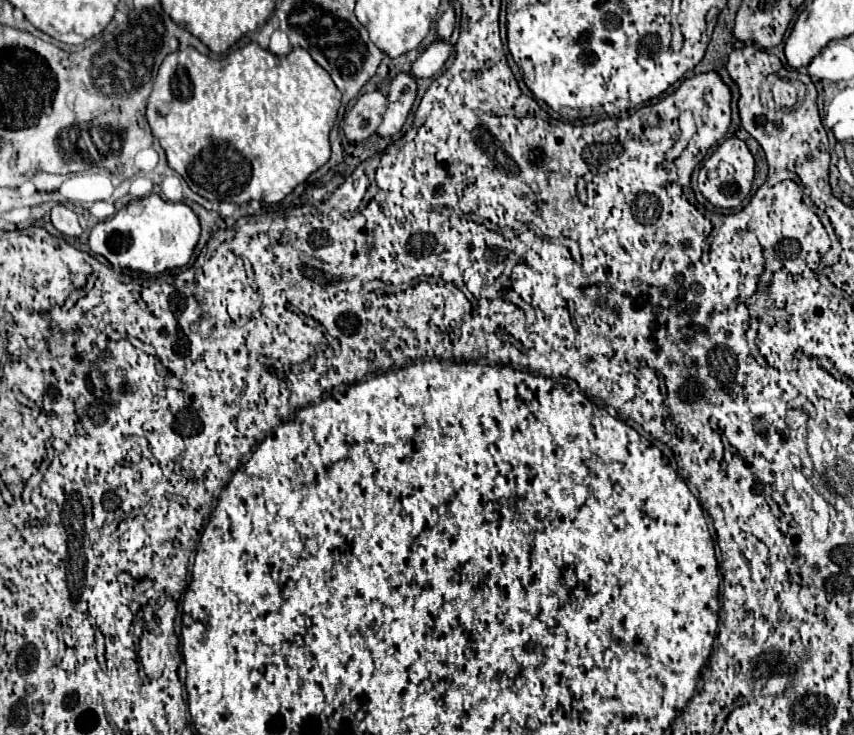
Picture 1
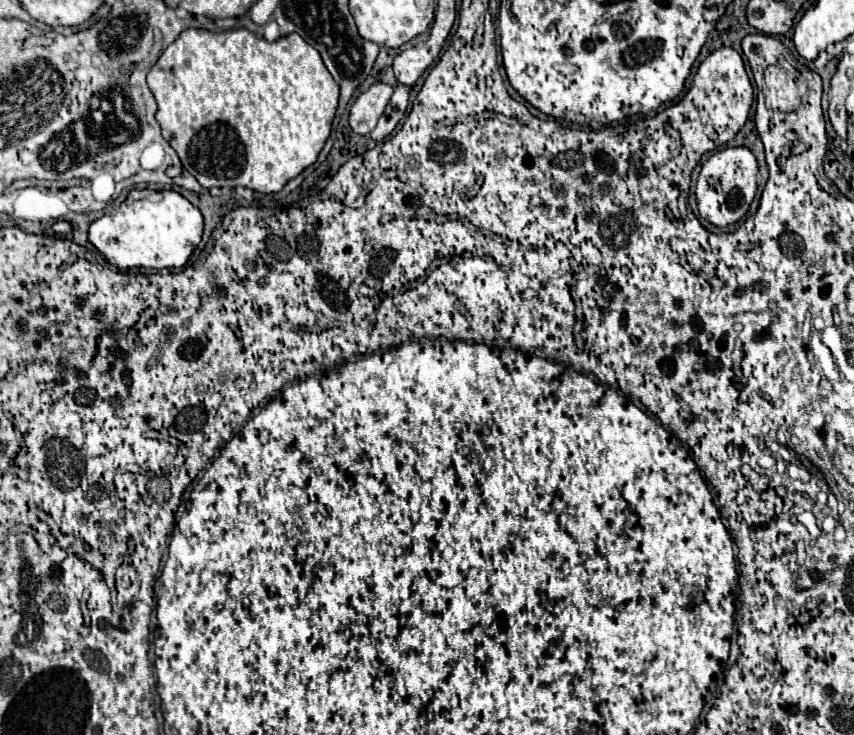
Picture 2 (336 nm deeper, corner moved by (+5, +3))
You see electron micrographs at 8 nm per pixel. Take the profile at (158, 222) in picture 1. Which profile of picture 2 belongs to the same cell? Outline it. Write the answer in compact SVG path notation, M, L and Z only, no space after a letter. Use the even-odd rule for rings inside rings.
M132 190L110 214L90 224L90 242L106 260L120 268L182 268L202 240L202 214L174 190Z

